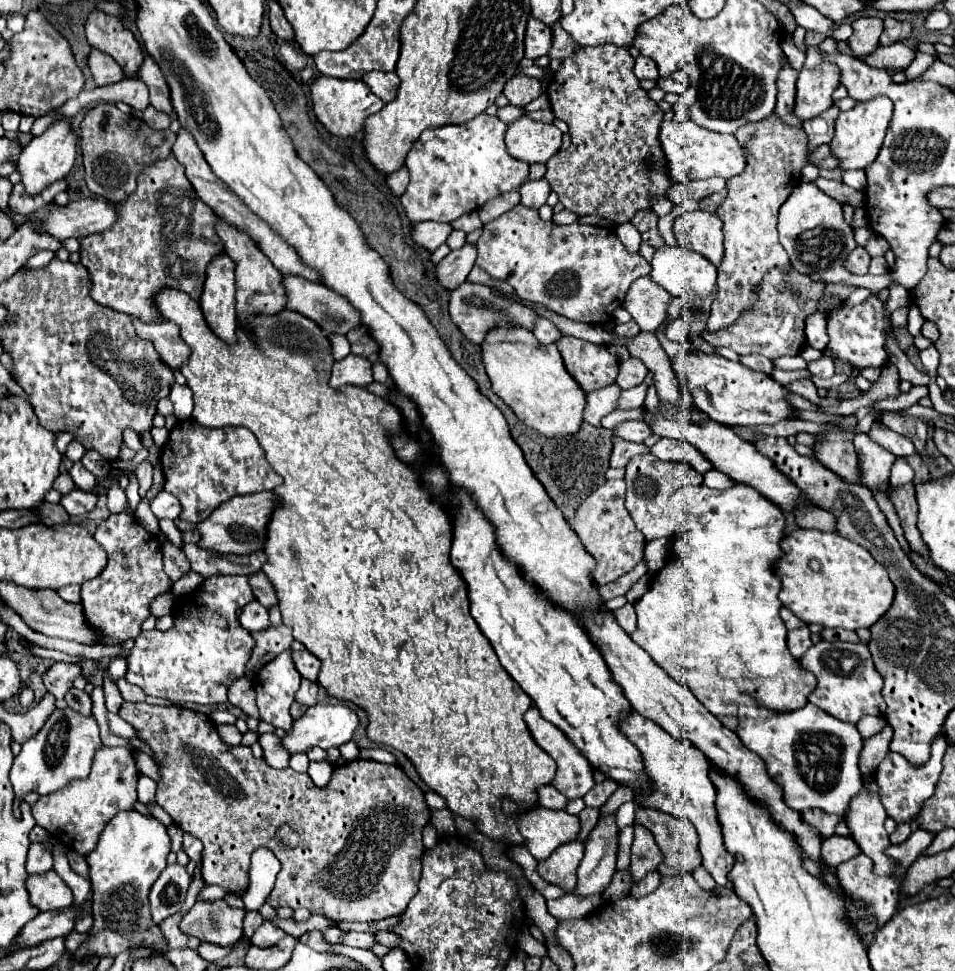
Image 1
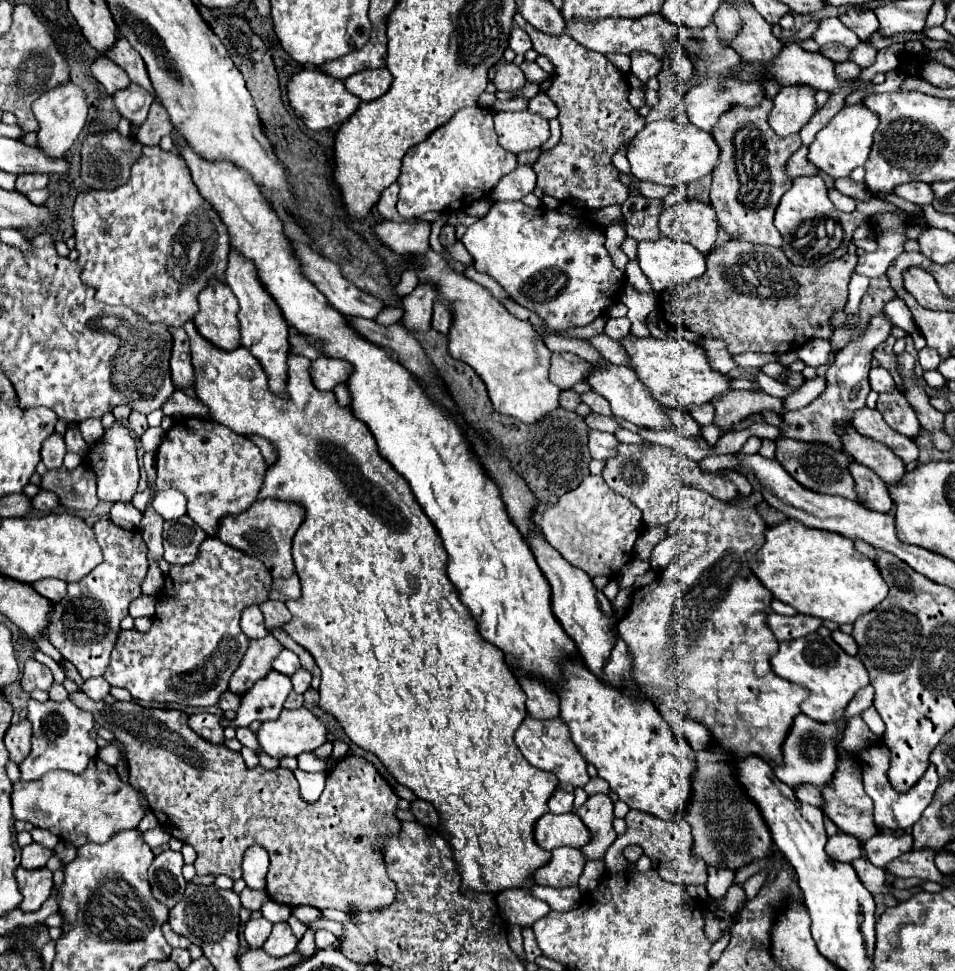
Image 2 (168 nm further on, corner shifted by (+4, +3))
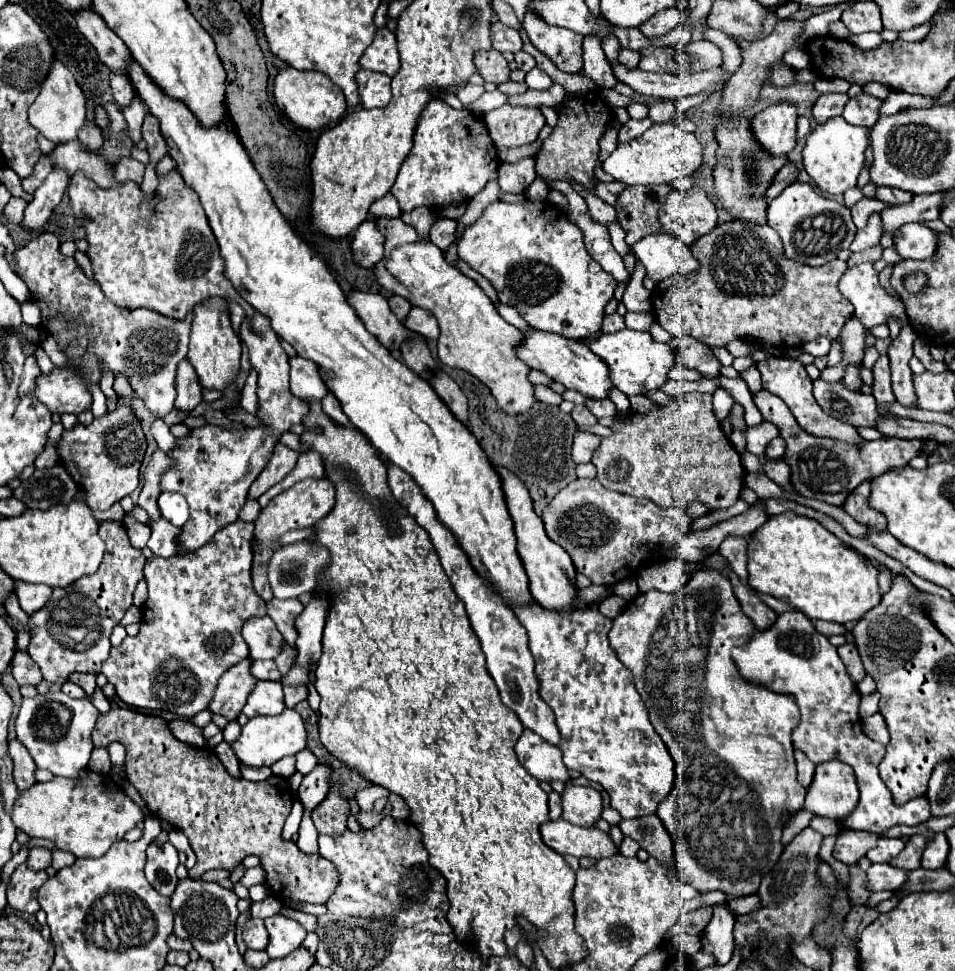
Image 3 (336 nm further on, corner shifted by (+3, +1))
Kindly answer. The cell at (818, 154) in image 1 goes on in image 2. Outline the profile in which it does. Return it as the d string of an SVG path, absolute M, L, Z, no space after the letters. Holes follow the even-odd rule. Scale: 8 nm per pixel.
M800 146L798 152L794 152L786 164L786 176L788 178L798 178L798 176L812 176L816 174L818 170L814 168L812 162L808 162L806 158L808 154L808 148L806 146Z

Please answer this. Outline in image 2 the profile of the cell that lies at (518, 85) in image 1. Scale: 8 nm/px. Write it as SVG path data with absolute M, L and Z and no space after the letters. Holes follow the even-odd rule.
M496 62L496 76L494 76L494 86L496 90L502 90L502 92L514 92L514 90L520 90L524 84L526 84L526 78L522 74L522 70L514 64L514 62Z

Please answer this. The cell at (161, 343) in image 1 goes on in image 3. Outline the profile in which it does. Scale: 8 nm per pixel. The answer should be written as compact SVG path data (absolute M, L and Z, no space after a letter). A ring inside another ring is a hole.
M183 358L179 362L179 366L177 366L175 390L177 390L175 408L179 408L179 410L187 410L189 412L201 402L201 384L197 380L195 368L187 362L187 358Z

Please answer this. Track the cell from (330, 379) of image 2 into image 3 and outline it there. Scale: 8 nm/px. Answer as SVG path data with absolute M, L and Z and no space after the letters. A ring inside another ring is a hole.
M291 358L291 392L301 400L321 400L327 396L327 384L315 362L305 358Z

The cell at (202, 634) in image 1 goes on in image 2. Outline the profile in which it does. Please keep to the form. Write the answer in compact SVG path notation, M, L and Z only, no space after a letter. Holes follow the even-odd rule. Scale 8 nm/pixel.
M206 538L192 564L170 566L170 570L164 574L164 588L156 596L156 614L152 618L150 630L120 632L104 678L110 682L110 686L120 686L128 690L134 700L154 700L180 706L218 704L220 694L228 690L228 680L248 648L248 636L240 630L238 624L240 614L246 606L268 600L270 586L272 576L268 570L264 572L260 560L224 544L218 538Z

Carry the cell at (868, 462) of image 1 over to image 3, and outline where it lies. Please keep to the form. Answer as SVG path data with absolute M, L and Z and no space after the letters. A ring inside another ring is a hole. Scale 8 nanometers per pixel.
M863 482L859 484L851 496L845 500L843 504L843 510L853 516L857 522L865 524L867 528L873 528L873 530L885 530L887 528L887 520L885 520L885 514L881 514L879 510L871 508L869 506L869 494L871 494L871 482Z

